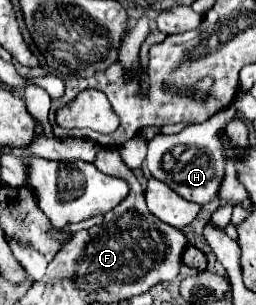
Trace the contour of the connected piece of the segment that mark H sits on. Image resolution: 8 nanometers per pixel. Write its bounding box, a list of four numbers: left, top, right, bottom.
[145,103,237,205]

